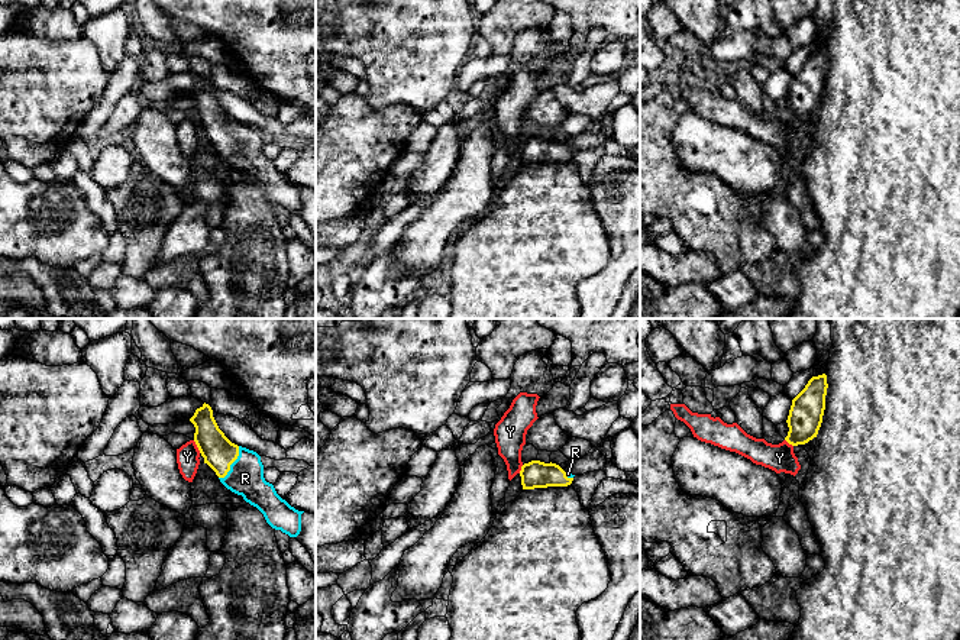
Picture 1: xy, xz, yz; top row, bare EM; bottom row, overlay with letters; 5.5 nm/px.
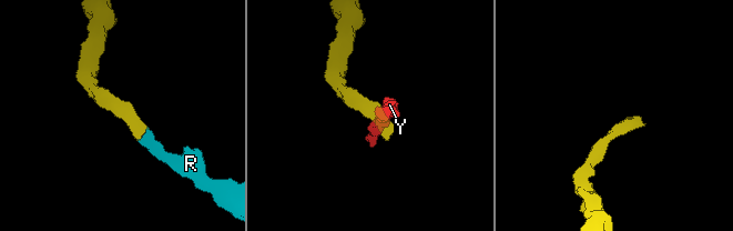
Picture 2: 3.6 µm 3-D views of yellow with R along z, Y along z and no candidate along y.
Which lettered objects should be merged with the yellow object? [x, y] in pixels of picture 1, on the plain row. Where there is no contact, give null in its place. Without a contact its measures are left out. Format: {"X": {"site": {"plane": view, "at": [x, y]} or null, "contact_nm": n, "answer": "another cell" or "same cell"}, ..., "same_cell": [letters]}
{"R": {"site": {"plane": "xy", "at": [232, 138]}, "contact_nm": 220, "answer": "same cell"}, "Y": {"site": {"plane": "xy", "at": [197, 122]}, "contact_nm": 80, "answer": "another cell"}, "same_cell": ["R"]}

